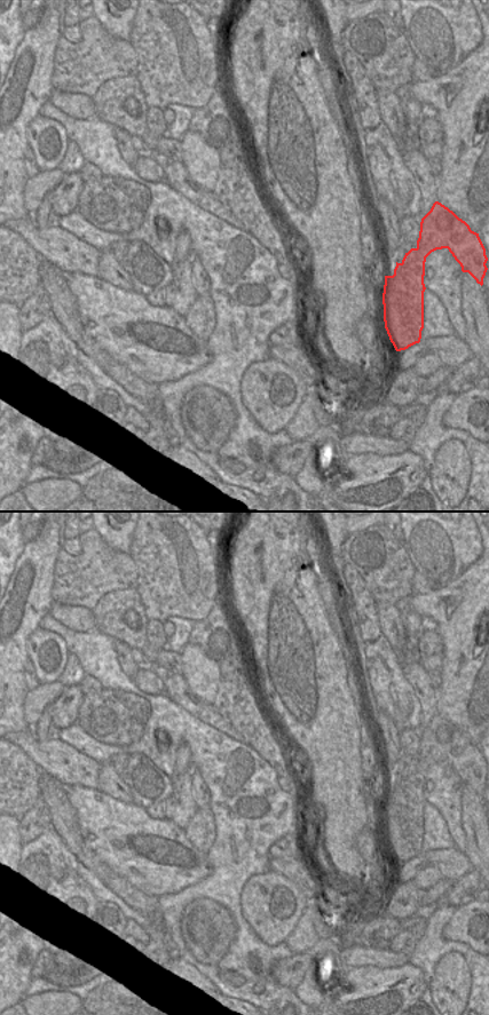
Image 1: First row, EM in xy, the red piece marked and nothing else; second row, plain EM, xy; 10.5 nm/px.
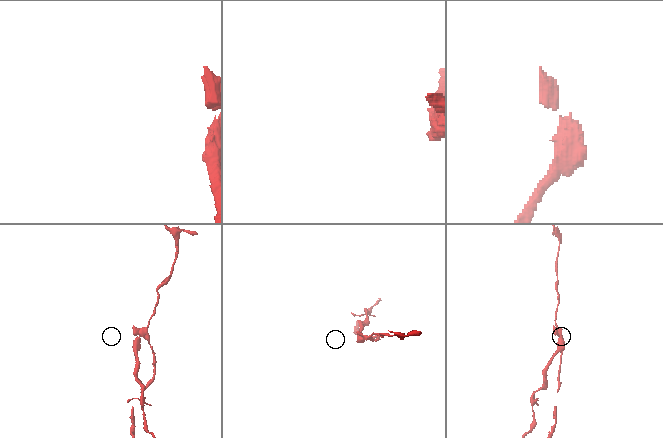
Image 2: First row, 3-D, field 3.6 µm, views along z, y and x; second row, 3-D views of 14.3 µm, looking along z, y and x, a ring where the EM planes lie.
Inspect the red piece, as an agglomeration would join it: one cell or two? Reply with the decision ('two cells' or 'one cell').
two cells

